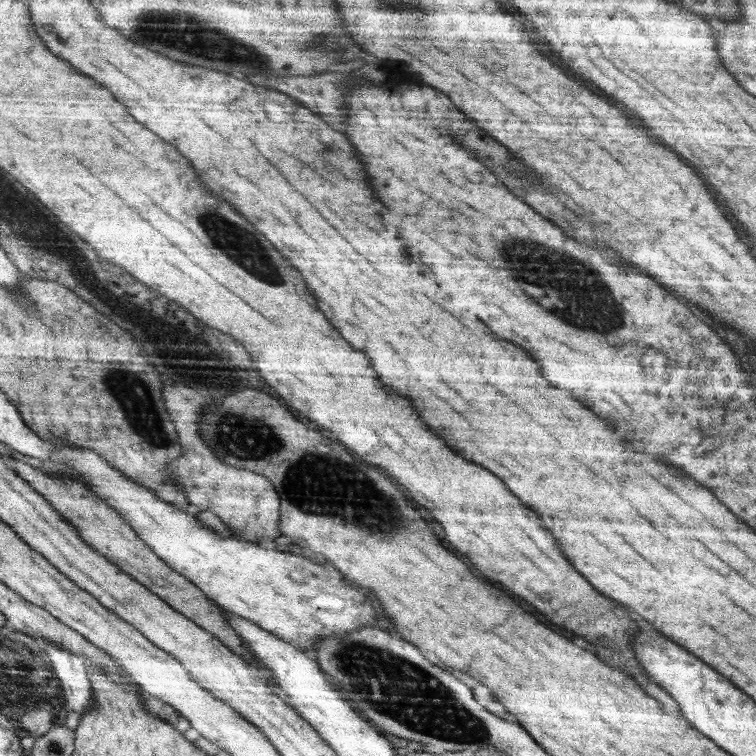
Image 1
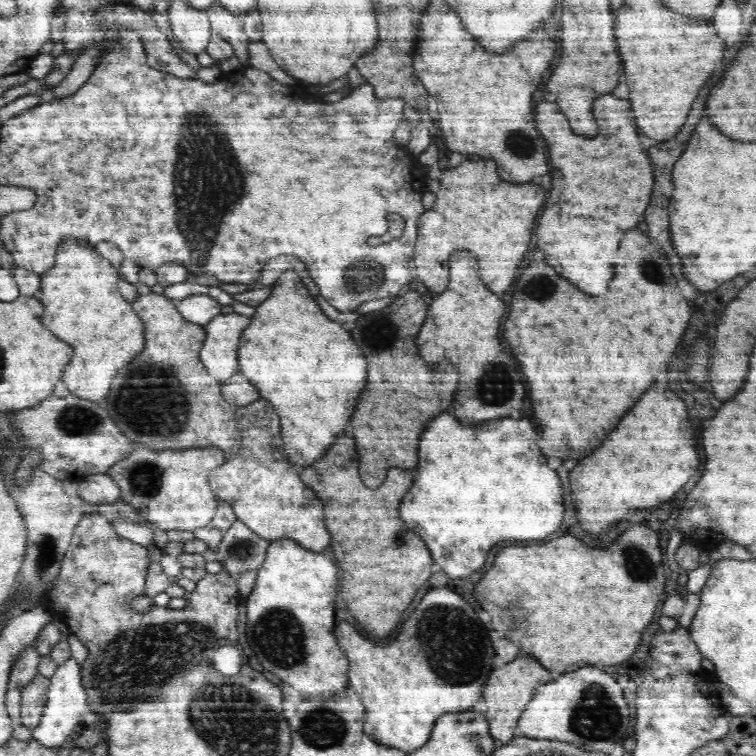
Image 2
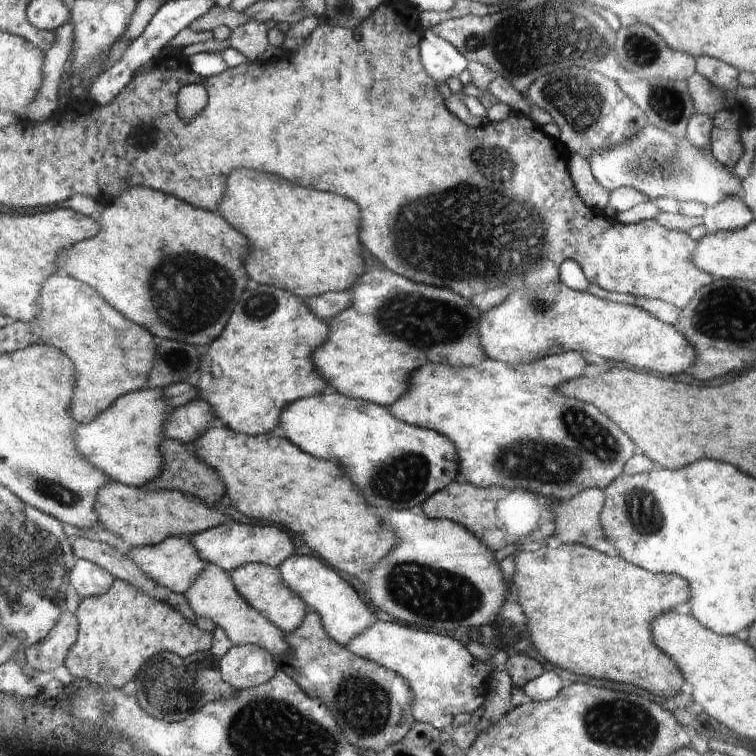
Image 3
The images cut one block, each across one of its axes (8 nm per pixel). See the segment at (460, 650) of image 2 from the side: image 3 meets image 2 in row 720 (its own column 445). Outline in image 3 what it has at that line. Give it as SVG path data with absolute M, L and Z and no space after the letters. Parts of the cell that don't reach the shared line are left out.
M566 351L520 366L488 358L477 366L428 363L411 374L408 392L388 408L396 418L408 424L435 430L451 439L459 454L460 476L469 483L484 488L520 488L568 501L584 489L603 489L610 485L624 473L636 448L634 442L598 408L556 392L566 378L576 378L584 366L586 362L578 351Z

